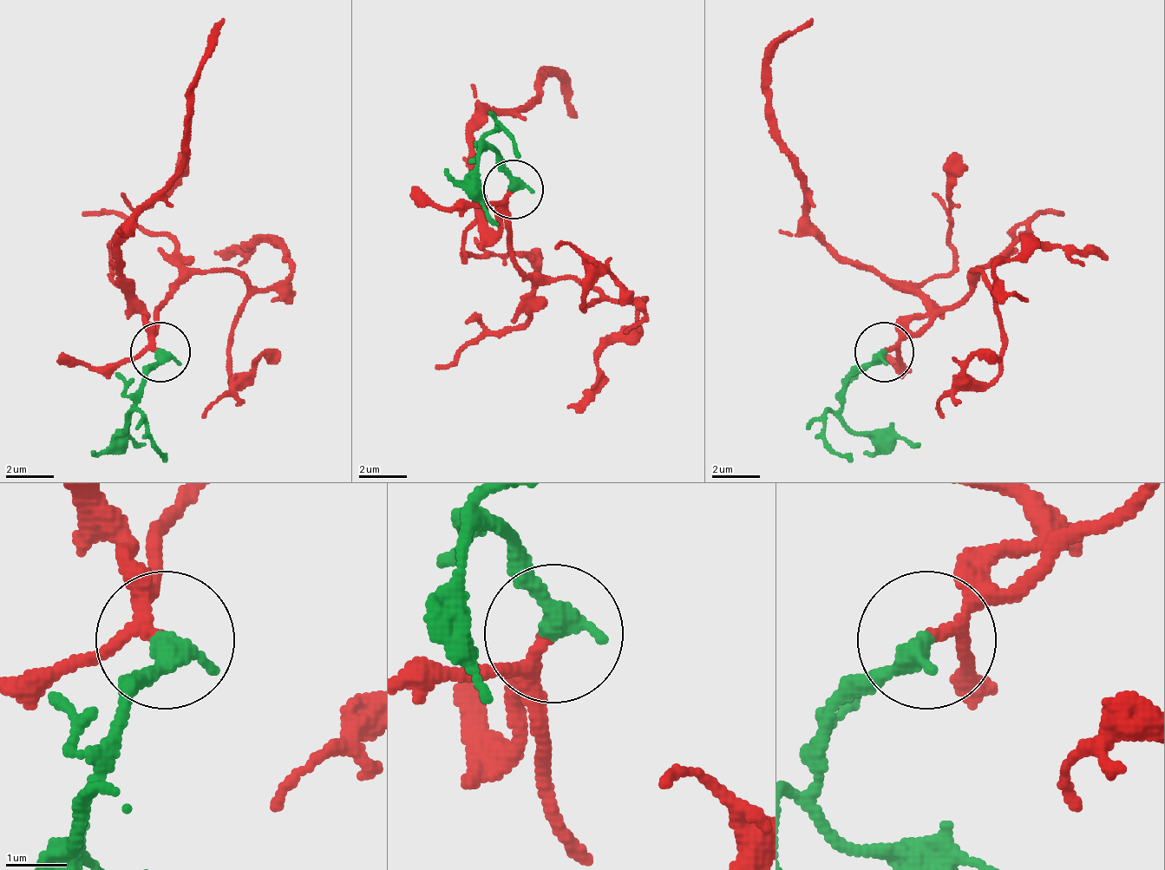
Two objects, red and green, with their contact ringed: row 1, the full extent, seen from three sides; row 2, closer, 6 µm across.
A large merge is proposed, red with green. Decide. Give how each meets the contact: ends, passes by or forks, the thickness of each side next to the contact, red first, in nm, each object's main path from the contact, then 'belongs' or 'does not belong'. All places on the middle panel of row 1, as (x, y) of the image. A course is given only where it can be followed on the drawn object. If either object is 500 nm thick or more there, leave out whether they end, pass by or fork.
red passes by | green ends | 150/400 nm | red via (515, 191), (497, 232), (479, 214), (473, 131), (533, 95), (545, 77), (557, 77), (574, 119) | green via (515, 191), (491, 149), (485, 149), (479, 160), (479, 203), (497, 226) | belongs

